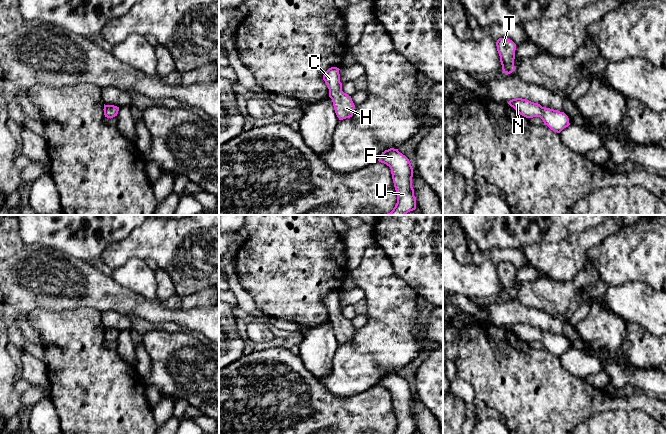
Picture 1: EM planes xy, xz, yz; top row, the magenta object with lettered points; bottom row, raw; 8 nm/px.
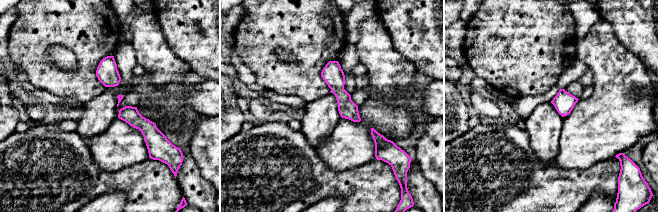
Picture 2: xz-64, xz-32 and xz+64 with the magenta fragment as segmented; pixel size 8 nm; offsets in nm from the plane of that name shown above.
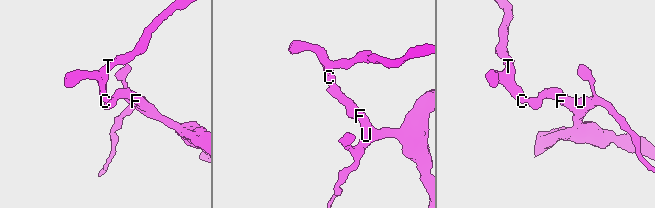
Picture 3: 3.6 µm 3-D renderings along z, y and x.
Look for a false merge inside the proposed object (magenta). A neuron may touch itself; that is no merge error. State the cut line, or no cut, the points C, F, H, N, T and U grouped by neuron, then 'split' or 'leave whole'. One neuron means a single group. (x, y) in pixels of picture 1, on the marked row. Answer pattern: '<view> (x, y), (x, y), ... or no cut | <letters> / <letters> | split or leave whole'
no cut | C F H N T U | leave whole

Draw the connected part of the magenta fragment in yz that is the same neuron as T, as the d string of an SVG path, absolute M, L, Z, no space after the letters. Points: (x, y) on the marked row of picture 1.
M499 38L496 42L496 46L503 72L508 75L515 71L514 59L516 44L508 38Z

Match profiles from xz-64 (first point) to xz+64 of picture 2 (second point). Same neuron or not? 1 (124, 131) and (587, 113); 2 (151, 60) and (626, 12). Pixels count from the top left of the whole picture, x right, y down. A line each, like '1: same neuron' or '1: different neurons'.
1: same neuron
2: different neurons

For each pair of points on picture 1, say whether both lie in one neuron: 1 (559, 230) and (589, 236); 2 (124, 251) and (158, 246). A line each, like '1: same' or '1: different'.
1: different
2: same

